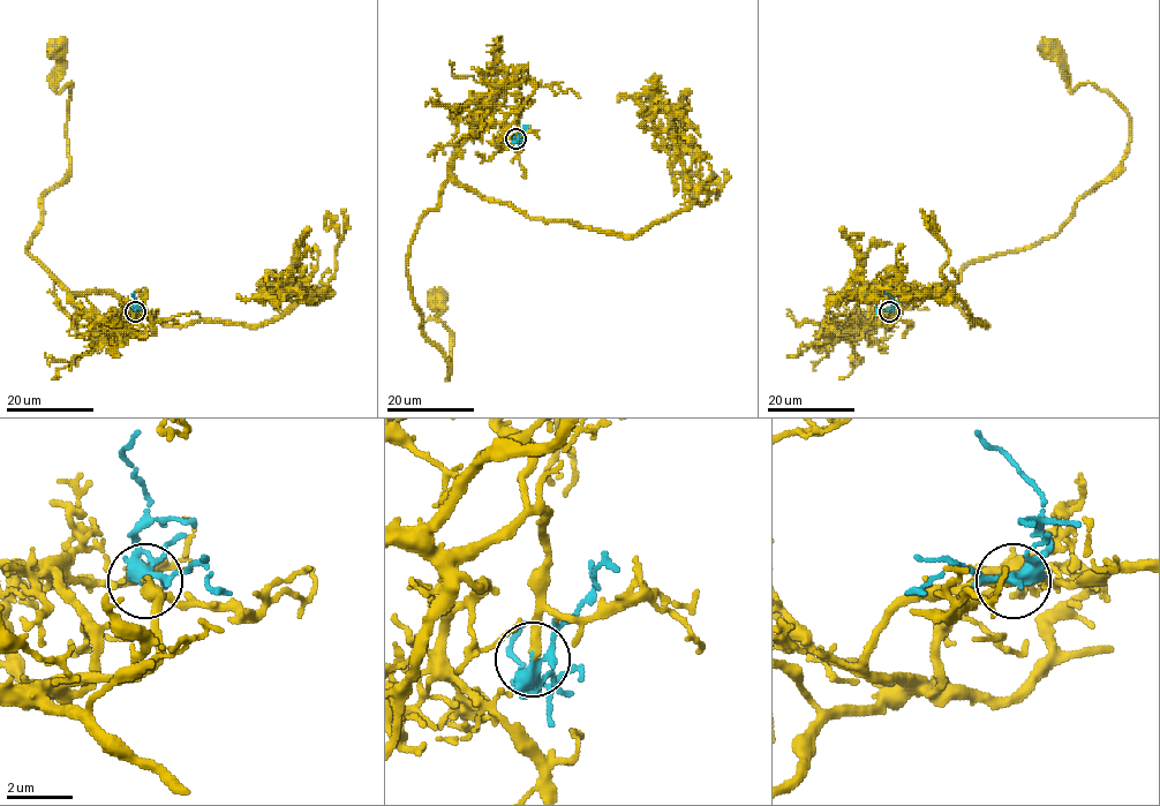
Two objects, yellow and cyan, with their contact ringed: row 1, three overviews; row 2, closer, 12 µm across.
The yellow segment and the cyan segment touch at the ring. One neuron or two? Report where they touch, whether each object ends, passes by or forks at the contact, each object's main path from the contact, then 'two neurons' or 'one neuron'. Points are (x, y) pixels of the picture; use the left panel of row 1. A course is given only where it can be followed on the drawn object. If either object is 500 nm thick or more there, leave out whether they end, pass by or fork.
place (135, 311); yellow passes by; cyan forks; course yellow (136, 310), (128, 324), (92, 318), (25, 249), (40, 197), (69, 166), (69, 83), (58, 90), (54, 51); course cyan (136, 310), (135, 291); one neuron

